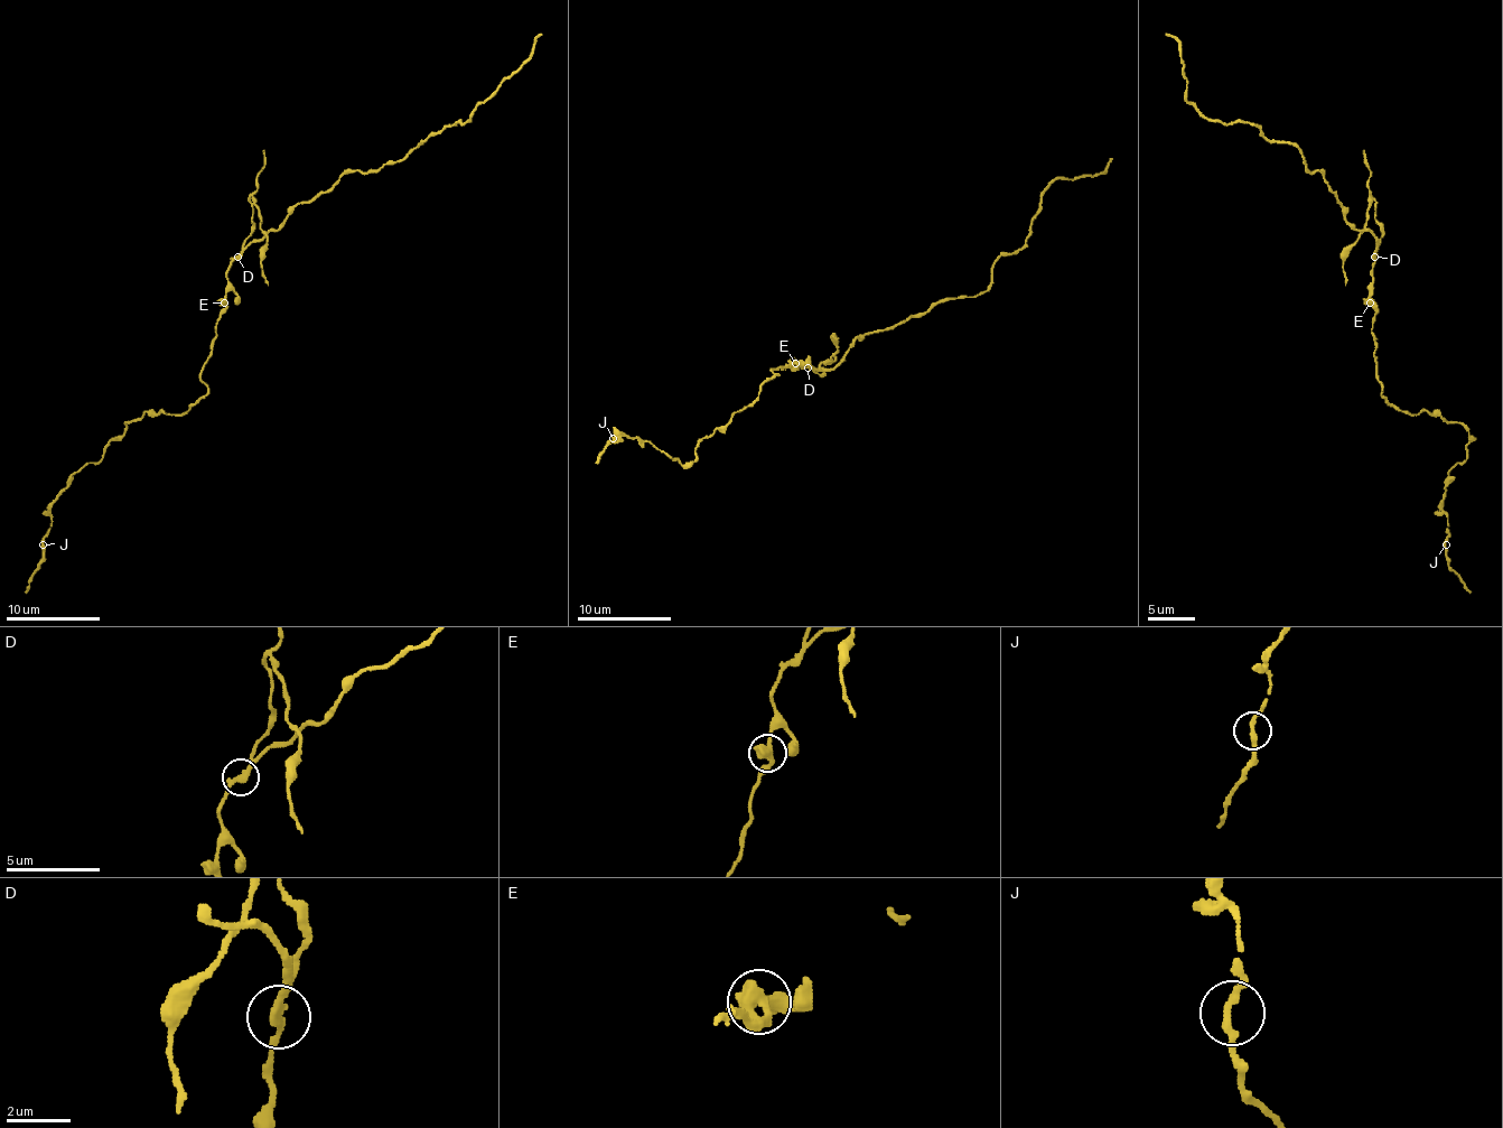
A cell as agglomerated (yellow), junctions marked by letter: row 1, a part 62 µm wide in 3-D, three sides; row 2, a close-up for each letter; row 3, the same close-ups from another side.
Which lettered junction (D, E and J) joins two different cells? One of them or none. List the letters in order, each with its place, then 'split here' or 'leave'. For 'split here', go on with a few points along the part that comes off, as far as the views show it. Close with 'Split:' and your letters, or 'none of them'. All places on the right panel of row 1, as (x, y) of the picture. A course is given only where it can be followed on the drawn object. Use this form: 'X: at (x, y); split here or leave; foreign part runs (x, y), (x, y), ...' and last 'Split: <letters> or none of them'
D: at (1374, 257); split here; foreign part runs (1375, 258), (1375, 239), (1345, 217), (1303, 154), (1251, 123), (1211, 121), (1185, 98), (1178, 42), (1166, 34)
E: at (1370, 303); leave
J: at (1446, 544); leave
Split: D

